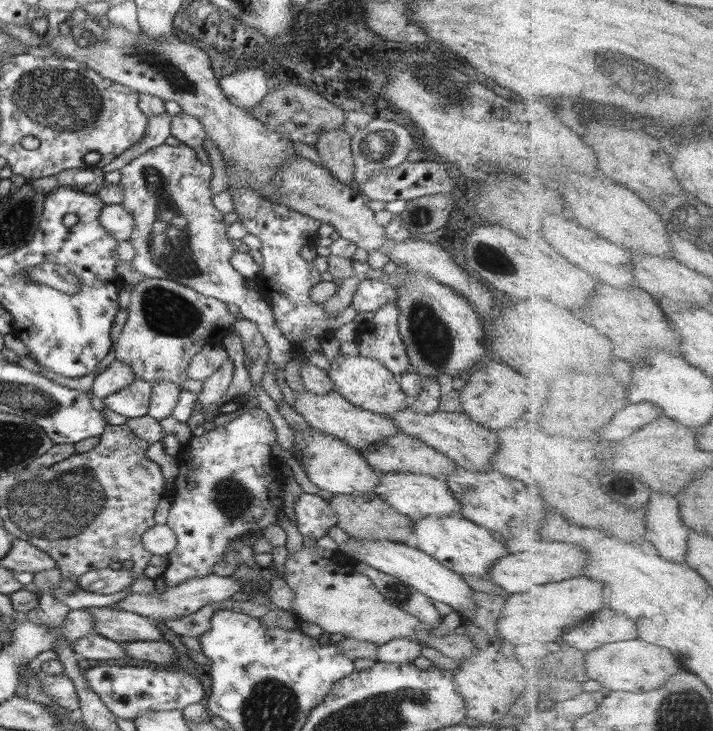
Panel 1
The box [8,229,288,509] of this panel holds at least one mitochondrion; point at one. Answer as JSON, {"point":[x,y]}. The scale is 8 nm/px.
{"point":[165,311]}

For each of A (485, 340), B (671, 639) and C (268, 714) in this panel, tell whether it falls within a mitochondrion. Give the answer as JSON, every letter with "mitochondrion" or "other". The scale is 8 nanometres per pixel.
{"A":"other","B":"other","C":"mitochondrion"}

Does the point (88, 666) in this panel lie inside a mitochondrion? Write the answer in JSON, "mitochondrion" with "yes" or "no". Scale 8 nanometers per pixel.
{"mitochondrion":"no"}

